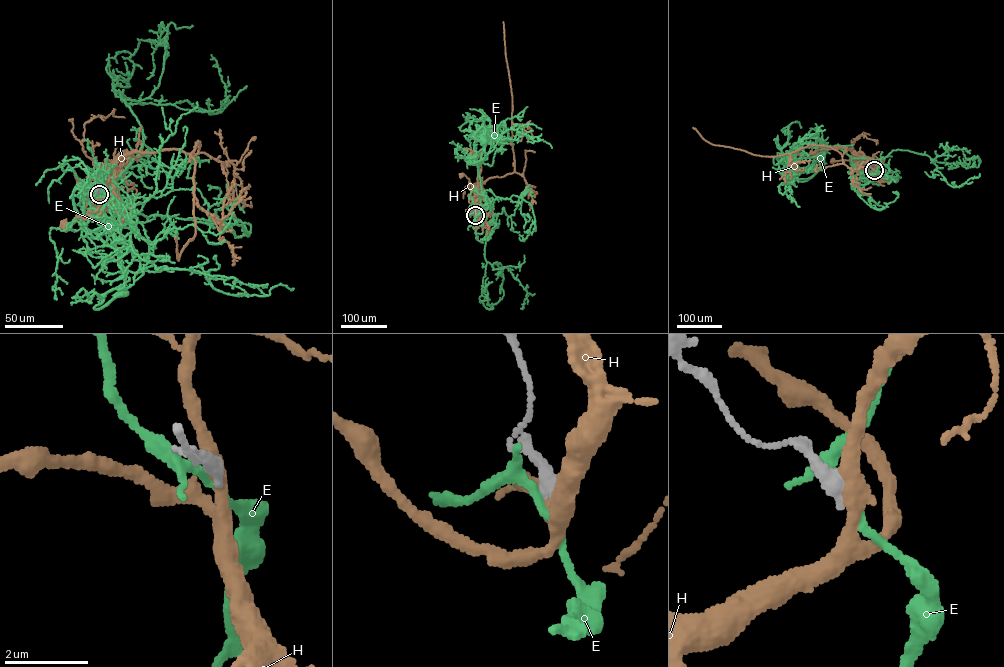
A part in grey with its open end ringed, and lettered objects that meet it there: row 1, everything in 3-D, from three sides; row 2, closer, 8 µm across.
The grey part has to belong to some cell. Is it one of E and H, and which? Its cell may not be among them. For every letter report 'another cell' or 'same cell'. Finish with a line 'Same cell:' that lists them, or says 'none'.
E: another cell
H: another cell
Same cell: none

